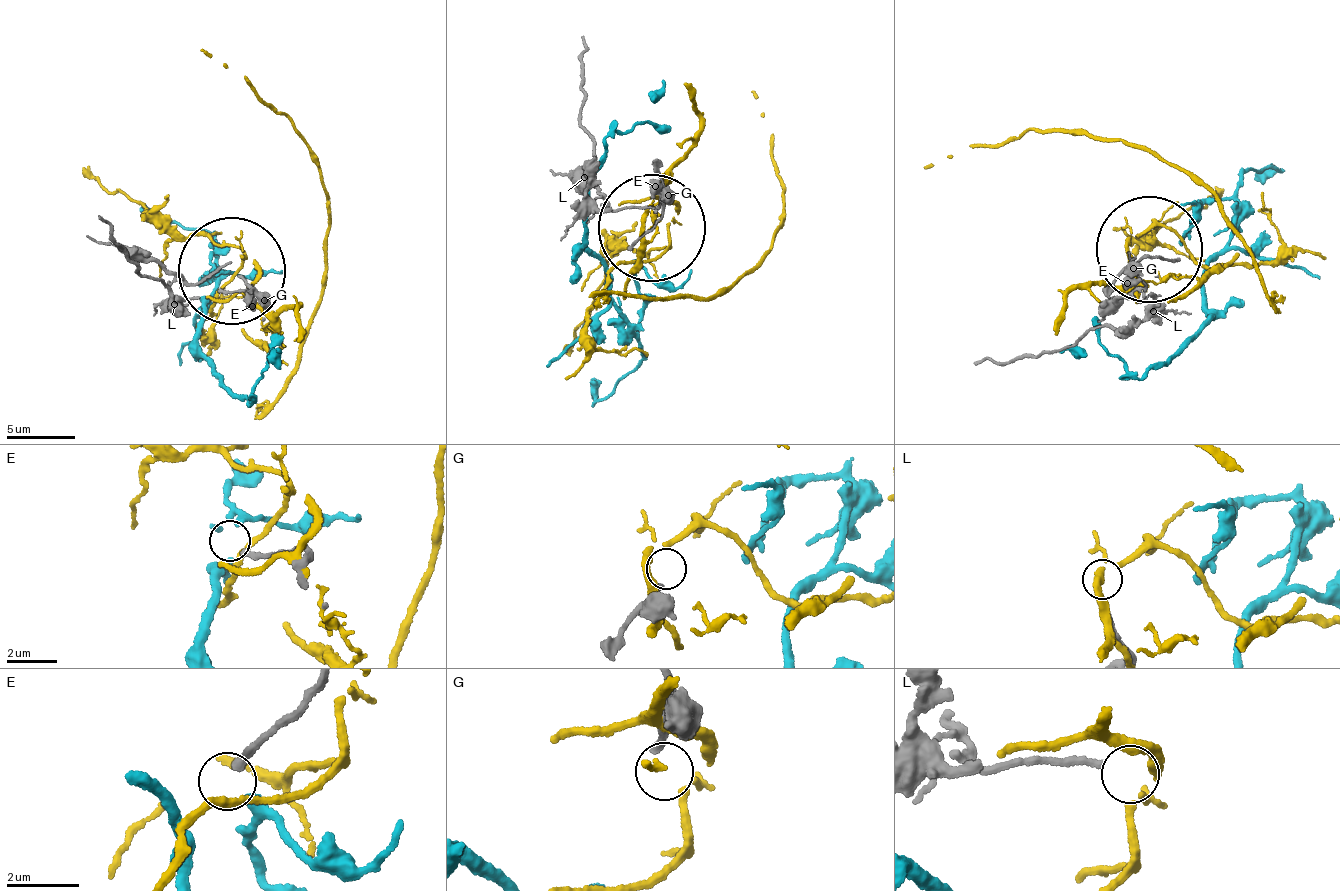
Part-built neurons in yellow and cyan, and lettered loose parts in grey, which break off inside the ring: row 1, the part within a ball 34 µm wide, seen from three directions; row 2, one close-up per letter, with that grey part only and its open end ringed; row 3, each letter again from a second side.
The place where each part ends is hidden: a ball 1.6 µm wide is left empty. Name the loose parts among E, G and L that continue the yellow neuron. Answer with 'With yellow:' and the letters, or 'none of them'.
With yellow: L

